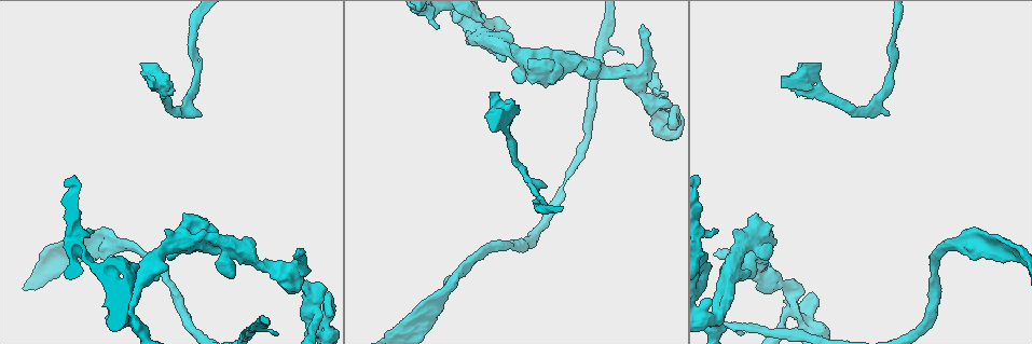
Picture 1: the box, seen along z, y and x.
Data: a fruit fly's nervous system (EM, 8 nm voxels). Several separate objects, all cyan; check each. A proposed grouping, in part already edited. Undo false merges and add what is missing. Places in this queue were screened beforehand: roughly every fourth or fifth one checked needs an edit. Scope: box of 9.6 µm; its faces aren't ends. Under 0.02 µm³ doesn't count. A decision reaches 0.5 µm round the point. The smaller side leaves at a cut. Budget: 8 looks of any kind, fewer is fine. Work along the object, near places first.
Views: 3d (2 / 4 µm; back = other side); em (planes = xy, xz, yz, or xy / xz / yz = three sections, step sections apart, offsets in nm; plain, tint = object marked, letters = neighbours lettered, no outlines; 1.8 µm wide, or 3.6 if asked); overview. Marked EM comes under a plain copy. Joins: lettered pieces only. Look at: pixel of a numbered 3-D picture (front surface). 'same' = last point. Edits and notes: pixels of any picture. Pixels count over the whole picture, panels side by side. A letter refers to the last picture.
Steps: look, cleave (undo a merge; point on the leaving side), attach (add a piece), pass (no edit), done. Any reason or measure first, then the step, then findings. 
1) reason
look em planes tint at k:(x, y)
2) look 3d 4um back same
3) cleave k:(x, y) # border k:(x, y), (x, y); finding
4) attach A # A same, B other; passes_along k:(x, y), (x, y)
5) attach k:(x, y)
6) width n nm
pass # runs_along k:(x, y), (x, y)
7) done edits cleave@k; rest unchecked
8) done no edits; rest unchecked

look em planes letters at 1:(715, 255)

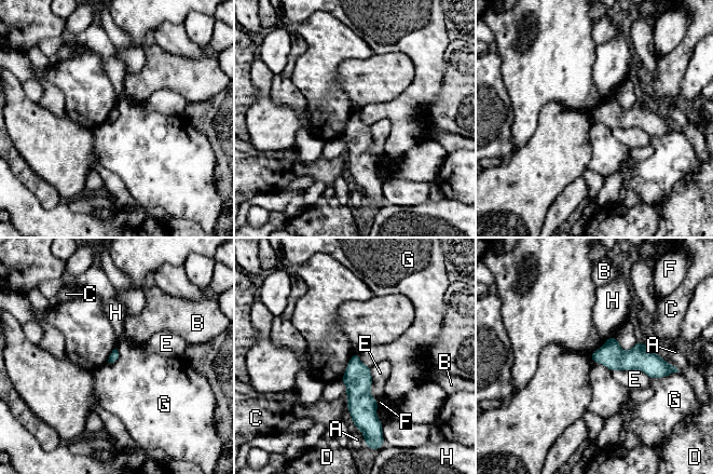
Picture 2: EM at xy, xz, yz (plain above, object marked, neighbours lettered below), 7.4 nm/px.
pass # A other, B other, C other, D other, E other, F other, G other, H other; runs_along 2:(592, 357), (661, 364); no lettered piece goes on from it

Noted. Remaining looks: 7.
a narrow waist
look 3d 2um at 1:(802, 320)

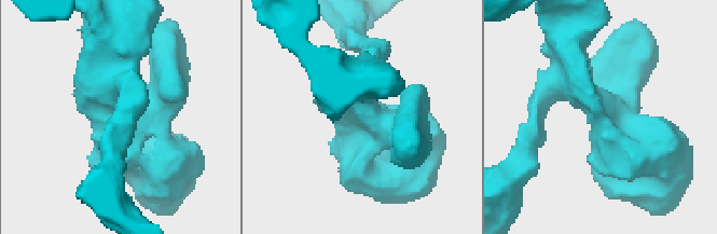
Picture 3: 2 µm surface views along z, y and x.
now the EM
look em planes letters at 3:(364, 112)

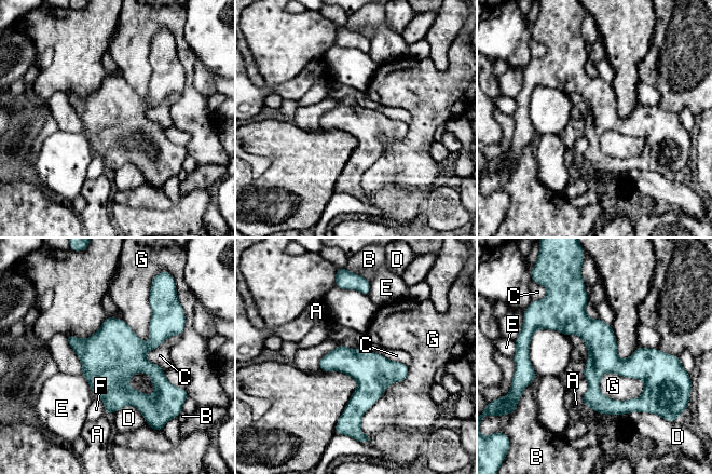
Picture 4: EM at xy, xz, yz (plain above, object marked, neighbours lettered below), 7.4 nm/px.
width 220 nm
pass # A other, B other, C other, D other, E other, F other, G other; runs_along 4:(543, 325), (577, 323), (619, 365), (662, 364); continuous, no second neuron

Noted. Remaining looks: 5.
branch stops here
look 3d 2um back at 1:(991, 237)

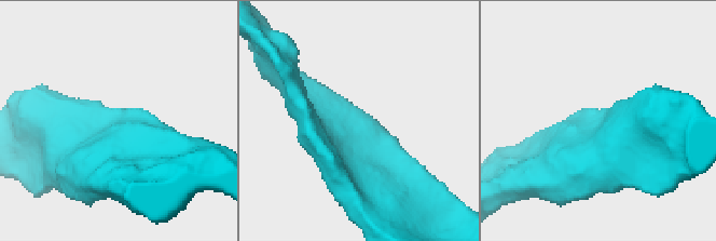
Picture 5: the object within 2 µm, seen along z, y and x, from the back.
look em xy step 16 tint at 5:(130, 120)

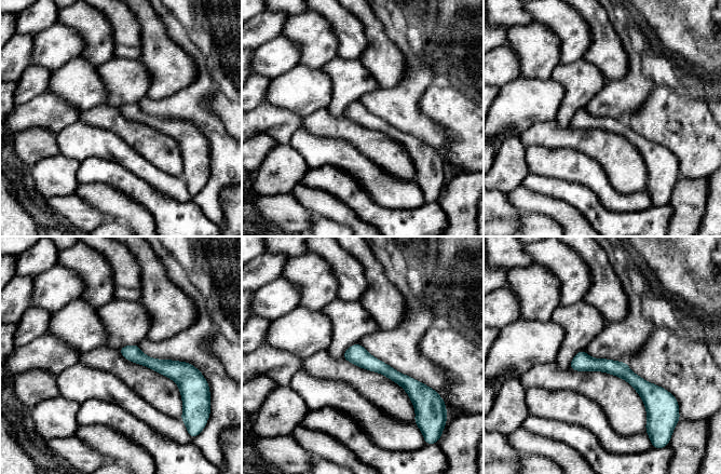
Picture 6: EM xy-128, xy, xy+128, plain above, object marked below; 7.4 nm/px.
cut it another way
look em planes letters same

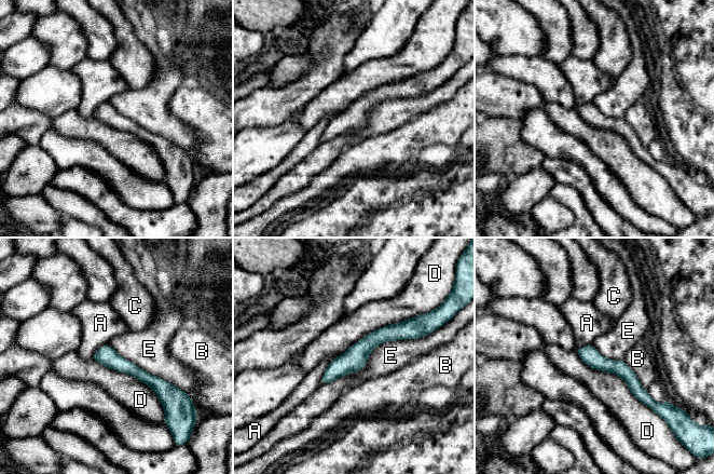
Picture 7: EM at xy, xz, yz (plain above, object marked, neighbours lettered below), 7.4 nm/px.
width 140 nm
pass # A other, B other, C other, D other, E other; border 7:(425, 335), (321, 386); no lettered piece goes on from it

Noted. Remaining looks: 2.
done no edits; rest unchecked

